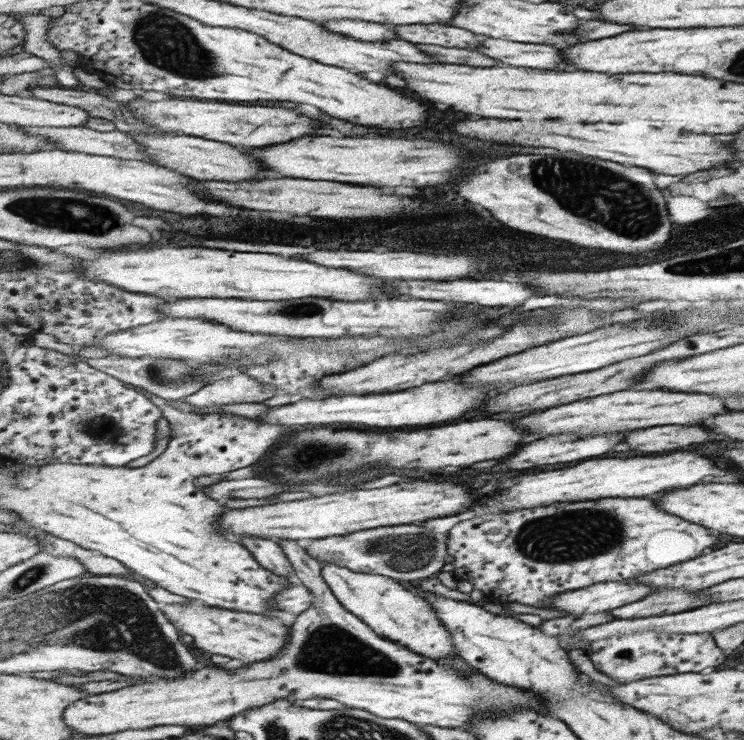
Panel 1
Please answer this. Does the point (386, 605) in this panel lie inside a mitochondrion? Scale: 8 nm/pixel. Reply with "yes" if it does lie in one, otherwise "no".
no

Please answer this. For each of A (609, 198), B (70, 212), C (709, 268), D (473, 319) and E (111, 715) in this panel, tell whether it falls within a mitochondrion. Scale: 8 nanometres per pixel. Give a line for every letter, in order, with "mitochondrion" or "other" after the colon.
A: mitochondrion
B: mitochondrion
C: mitochondrion
D: mitochondrion
E: other

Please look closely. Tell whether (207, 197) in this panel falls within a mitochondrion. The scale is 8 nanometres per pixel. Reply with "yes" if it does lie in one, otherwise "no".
no

